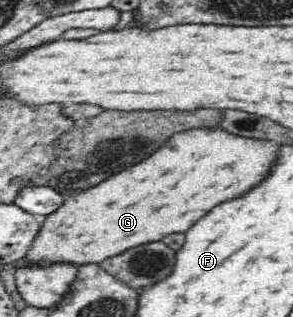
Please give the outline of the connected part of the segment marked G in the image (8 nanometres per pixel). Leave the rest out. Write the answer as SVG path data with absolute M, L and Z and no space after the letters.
M188 130L188 132L180 132L180 134L172 136L172 140L168 140L168 144L164 148L156 150L150 158L145 157L143 161L140 161L140 164L131 165L128 167L128 170L124 169L108 177L108 180L100 181L100 184L84 192L70 196L61 208L58 208L58 210L45 217L41 217L41 228L32 245L28 248L28 252L26 252L26 262L29 264L26 268L50 268L63 266L64 264L80 268L88 266L88 264L100 264L106 259L111 259L113 256L122 255L124 251L130 251L131 248L143 247L144 244L163 241L164 236L168 236L168 234L186 232L202 216L206 216L208 212L211 212L216 204L220 204L224 200L230 200L232 196L240 196L241 193L248 192L248 188L252 188L254 184L258 184L264 178L264 174L268 173L269 165L273 162L272 156L276 156L276 148L277 144L276 146L270 146L270 142L252 140L252 138L238 138L238 136L232 136L232 134L224 132L224 130Z

